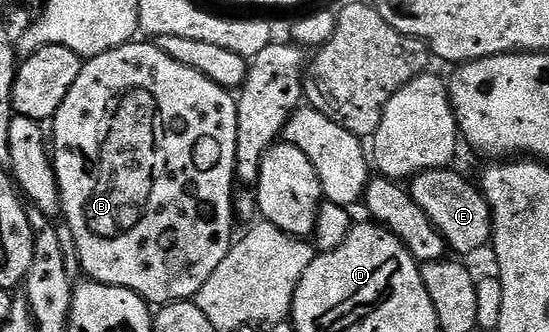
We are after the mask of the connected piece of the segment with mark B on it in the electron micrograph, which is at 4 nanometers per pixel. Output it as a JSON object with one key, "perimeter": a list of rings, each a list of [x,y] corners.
{"perimeter":[[[134,40],[125,46],[115,48],[111,52],[103,52],[99,56],[88,59],[79,72],[79,80],[71,84],[71,92],[67,92],[67,100],[59,108],[57,115],[51,120],[51,157],[53,170],[57,173],[57,183],[61,189],[61,214],[64,225],[69,226],[73,234],[75,248],[78,249],[81,269],[94,282],[102,282],[108,286],[122,286],[134,290],[140,298],[160,308],[171,302],[183,302],[196,299],[197,293],[211,280],[211,272],[223,264],[227,252],[233,247],[233,186],[237,176],[235,160],[235,140],[237,139],[237,99],[225,87],[204,75],[203,72],[191,68],[187,64],[179,64],[179,60],[171,60],[167,52],[163,52],[149,40]]]}

